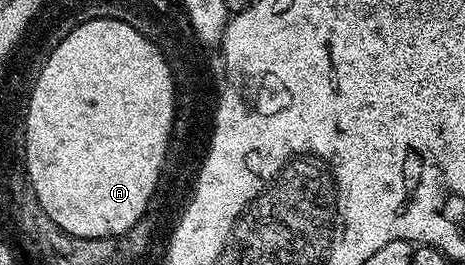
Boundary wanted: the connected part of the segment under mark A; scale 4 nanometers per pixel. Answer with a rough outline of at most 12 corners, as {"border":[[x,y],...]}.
{"border":[[93,18],[45,60],[29,176],[53,224],[127,230],[167,142],[165,67]]}

